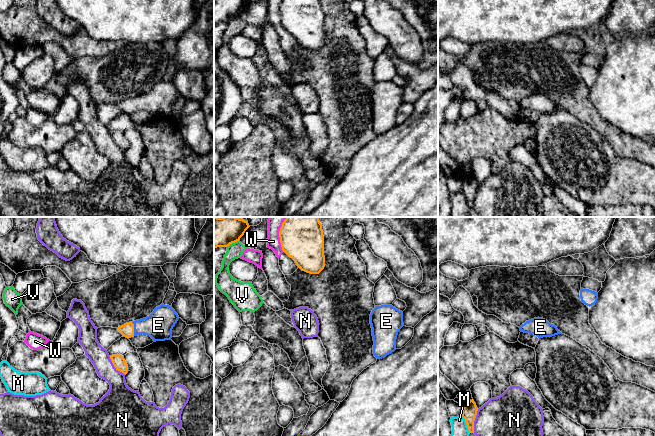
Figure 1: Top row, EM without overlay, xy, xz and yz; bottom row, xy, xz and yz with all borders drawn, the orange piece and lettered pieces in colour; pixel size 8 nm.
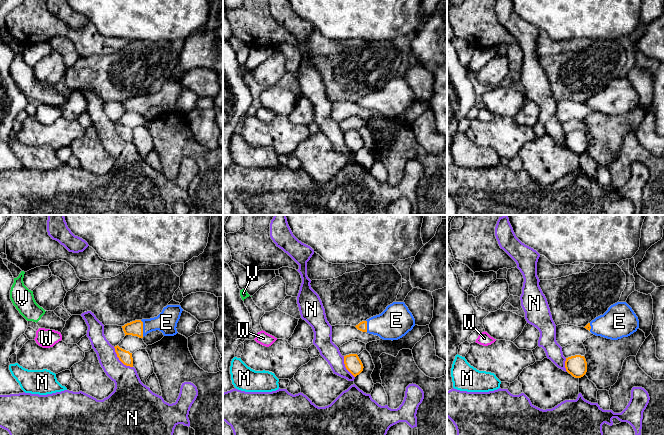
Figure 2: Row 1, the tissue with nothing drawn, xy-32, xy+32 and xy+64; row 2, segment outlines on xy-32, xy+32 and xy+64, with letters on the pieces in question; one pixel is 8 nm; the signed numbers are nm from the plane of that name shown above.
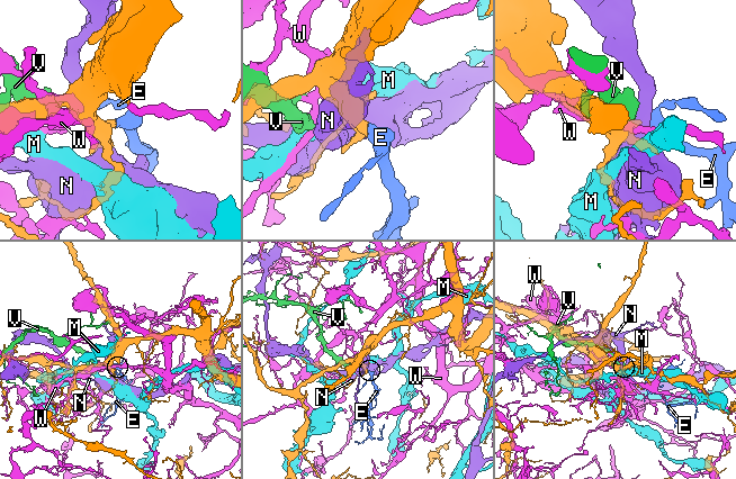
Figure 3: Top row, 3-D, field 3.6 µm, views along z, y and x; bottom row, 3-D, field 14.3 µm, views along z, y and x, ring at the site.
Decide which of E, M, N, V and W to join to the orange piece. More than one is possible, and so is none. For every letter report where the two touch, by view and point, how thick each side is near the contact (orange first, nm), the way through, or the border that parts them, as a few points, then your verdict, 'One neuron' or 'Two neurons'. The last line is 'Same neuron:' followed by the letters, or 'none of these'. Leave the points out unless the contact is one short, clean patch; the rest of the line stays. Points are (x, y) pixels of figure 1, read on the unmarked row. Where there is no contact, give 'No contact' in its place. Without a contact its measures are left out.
E: Touches orange at xy (133, 105). Thickness 110 nm (orange) against 220 nm. One neuron
M: Touches orange at yz (466, 199). Thickness 130 nm (orange) against 160 nm. Two neurons
N: Touches orange at yz (474, 196). Thickness 130 nm (orange) against 440 nm. Two neurons
V: Touches orange at xz (232, 18). Thickness 190 nm (orange) against 130 nm. Two neurons
W: Touches orange at xz (280, 14). Thickness 320 nm (orange) against 110 nm. Two neurons
Same neuron: E

